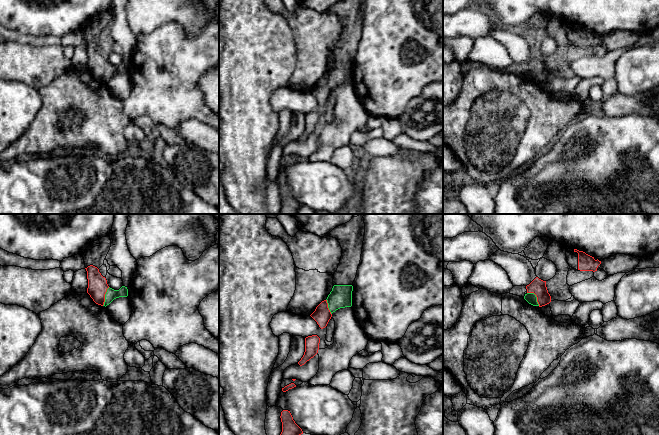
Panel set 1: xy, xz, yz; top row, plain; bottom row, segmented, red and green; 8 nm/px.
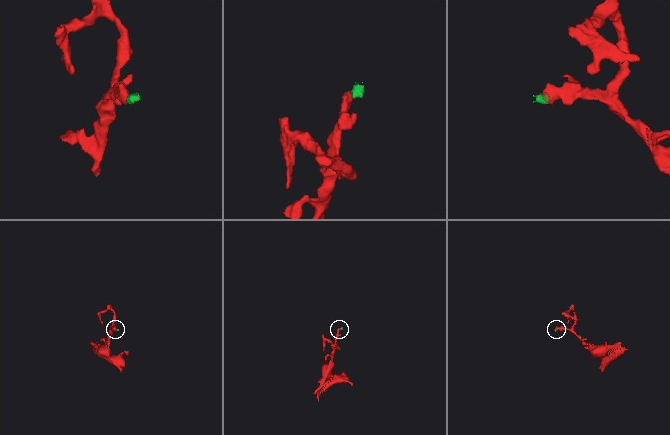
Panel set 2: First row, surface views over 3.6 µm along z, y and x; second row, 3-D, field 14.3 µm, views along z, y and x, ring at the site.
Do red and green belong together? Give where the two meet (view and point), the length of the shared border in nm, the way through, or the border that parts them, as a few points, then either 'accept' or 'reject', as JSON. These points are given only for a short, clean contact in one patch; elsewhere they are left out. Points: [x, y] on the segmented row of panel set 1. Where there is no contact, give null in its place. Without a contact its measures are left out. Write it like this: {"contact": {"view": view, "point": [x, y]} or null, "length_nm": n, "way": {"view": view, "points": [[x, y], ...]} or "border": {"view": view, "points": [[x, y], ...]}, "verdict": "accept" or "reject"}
{"contact": {"view": "yz", "point": [536, 296]}, "length_nm": 150, "way": {"view": "yz", "points": [[537, 286], [536, 296], [531, 298]]}, "verdict": "accept"}

